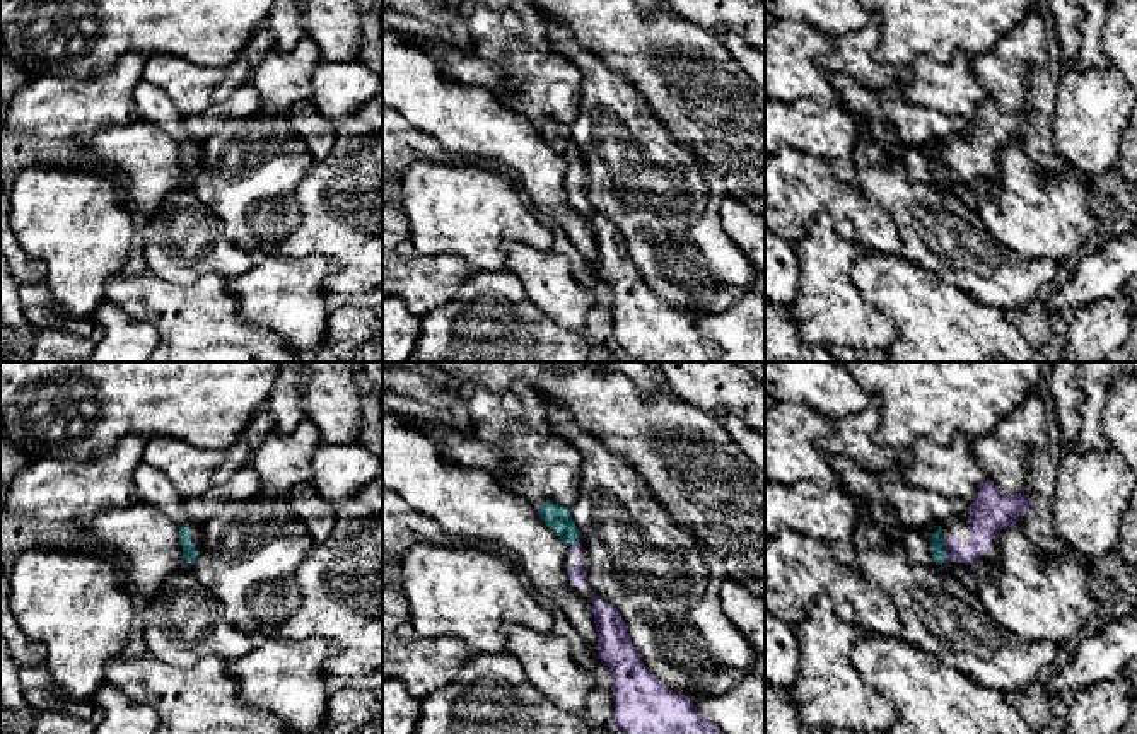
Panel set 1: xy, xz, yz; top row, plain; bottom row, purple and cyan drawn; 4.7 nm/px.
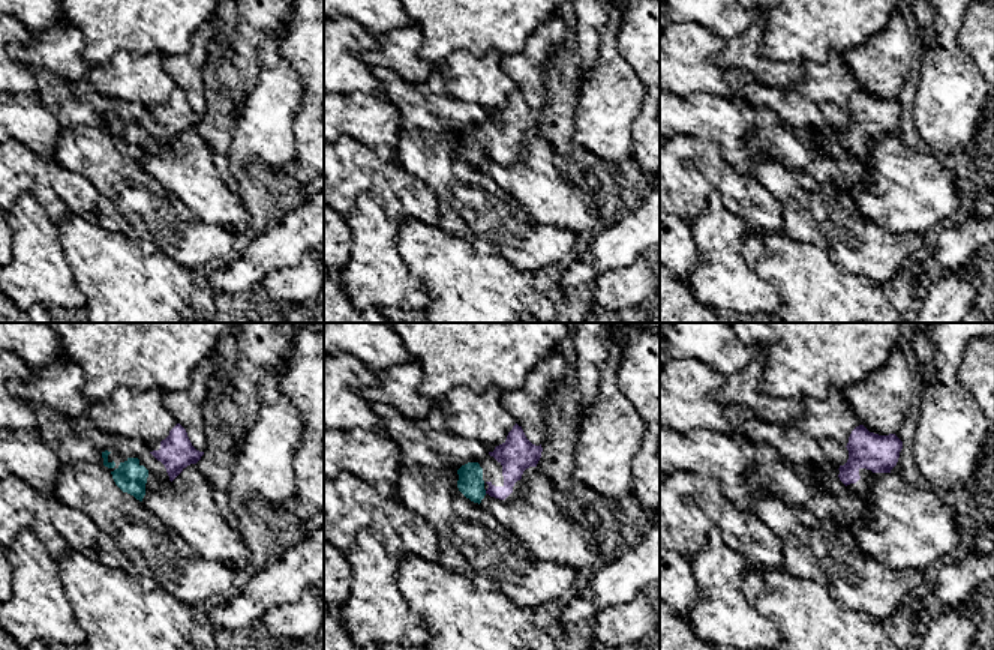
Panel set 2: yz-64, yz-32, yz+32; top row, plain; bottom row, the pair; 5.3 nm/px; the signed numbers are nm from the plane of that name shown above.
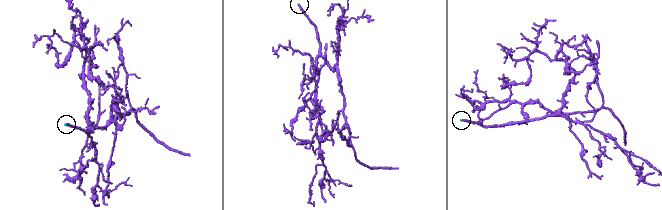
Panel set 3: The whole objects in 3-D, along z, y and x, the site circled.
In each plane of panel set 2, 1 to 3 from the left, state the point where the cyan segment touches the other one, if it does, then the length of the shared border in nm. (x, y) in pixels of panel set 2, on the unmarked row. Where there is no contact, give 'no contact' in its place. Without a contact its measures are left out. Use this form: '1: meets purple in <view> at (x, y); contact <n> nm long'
1: no contact
2: no contact
3: no contact

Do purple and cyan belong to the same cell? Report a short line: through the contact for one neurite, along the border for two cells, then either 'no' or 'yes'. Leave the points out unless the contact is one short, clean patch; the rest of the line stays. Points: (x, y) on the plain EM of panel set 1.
line yz (987, 133), (967, 168), (946, 168), (939, 173); yes

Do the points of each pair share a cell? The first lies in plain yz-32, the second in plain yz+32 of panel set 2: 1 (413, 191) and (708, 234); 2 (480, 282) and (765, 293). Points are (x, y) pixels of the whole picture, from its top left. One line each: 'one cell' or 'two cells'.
1: two cells
2: two cells

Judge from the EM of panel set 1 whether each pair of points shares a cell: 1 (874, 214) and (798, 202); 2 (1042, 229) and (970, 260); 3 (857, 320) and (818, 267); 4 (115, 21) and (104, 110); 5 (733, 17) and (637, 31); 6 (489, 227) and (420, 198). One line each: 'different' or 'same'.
1: same
2: different
3: same
4: different
5: different
6: same

